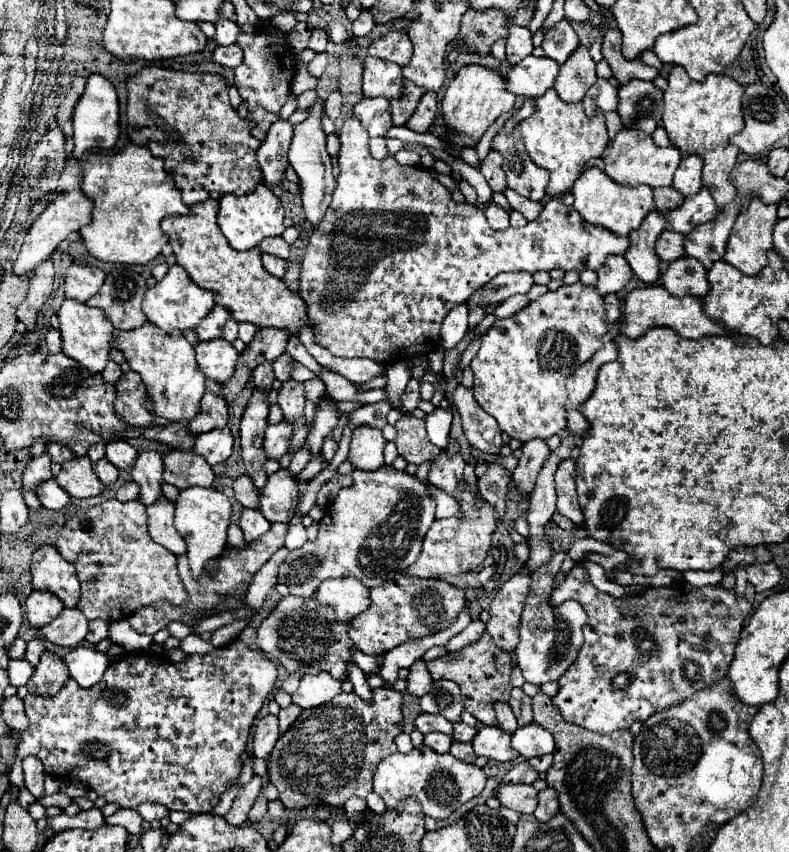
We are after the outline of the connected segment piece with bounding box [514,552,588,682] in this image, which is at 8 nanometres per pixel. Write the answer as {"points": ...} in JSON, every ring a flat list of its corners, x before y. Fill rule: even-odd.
{"points":[[558,552,550,564,542,566,532,576,532,590,530,590,530,596,526,600,526,608,522,612,520,644,514,652,516,662,518,662,524,678,526,678,526,682,558,680,558,676,562,676,562,672,566,672,566,668,574,662,574,656,576,656,578,648,582,646,582,626,588,620,584,608,578,602,566,602,564,608,560,606,560,610,570,610,570,620,562,618,562,616,558,620,552,606,548,604,552,588,554,588,554,576,560,572,560,564,564,562,564,558,566,558,566,552],[560,622,566,624,564,630,560,630]]}

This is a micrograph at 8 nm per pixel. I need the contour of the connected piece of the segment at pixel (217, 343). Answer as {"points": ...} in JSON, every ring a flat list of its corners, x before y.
{"points":[[214,338,196,346,196,360,208,378,216,380,218,384,226,384,234,376,238,352,228,340]]}

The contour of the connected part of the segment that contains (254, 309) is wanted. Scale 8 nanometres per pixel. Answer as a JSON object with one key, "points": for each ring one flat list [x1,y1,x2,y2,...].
{"points":[[206,200,190,206,194,214,190,216,166,216,162,220,162,230,170,238,176,264,182,266,194,284,206,290,214,290,216,304,230,308,234,320,254,322,256,326,274,326,286,328,290,334,300,332,300,324,308,322,304,300,288,290,284,282,264,270,260,262,260,248,250,248,238,252,230,248,226,236,222,236,216,214,218,200]]}

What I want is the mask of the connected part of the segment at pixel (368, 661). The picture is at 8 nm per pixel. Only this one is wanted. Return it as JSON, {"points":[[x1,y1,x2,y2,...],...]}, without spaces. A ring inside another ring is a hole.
{"points":[[350,648,350,654,352,654,352,660,364,670,364,674,370,674,370,672,378,672,378,658,380,656,366,656,364,652,358,652,358,648]]}

